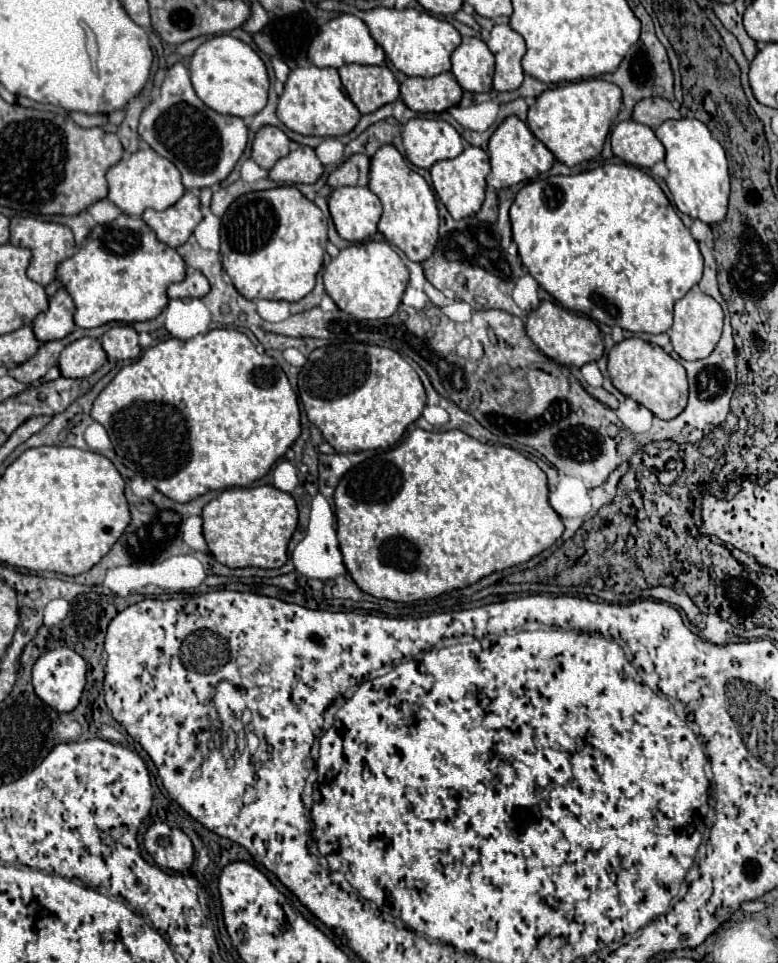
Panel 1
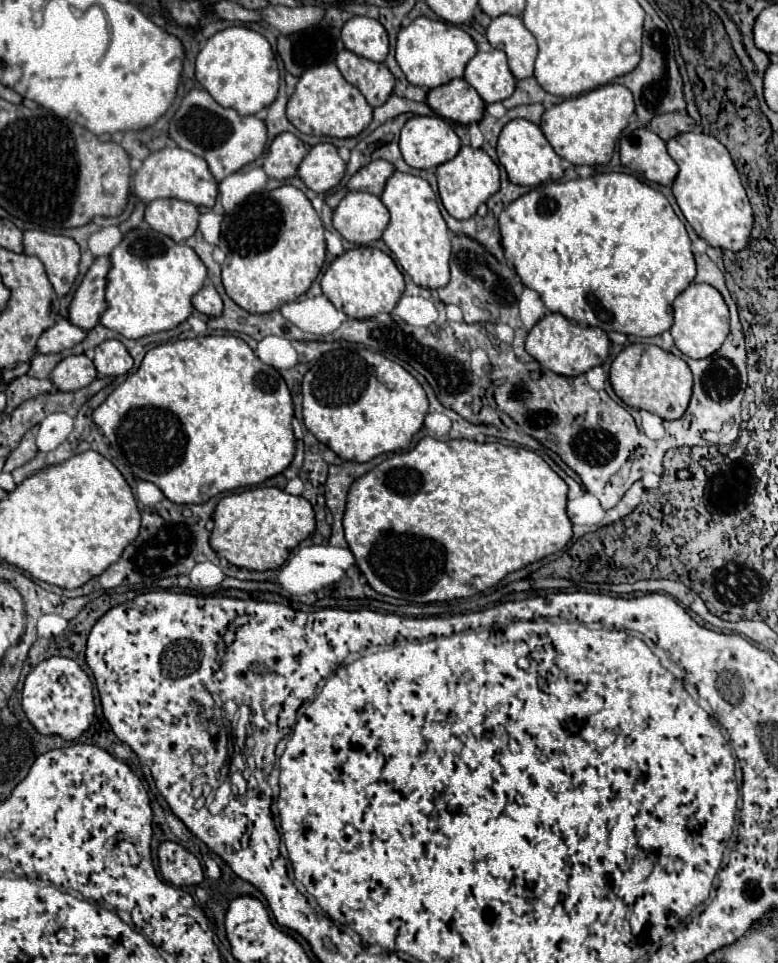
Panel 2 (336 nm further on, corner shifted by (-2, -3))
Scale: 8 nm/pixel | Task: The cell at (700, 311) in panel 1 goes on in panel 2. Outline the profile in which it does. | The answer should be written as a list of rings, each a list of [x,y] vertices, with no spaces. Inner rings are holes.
[[[691,283],[683,293],[677,295],[675,303],[675,323],[671,327],[671,335],[675,339],[677,349],[691,359],[703,359],[713,355],[729,335],[729,309],[721,297],[721,293],[707,283]]]

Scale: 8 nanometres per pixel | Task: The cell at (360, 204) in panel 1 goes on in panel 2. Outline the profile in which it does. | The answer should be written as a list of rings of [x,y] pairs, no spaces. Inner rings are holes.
[[[347,193],[333,215],[333,227],[355,245],[371,245],[381,239],[389,223],[389,211],[371,193]]]

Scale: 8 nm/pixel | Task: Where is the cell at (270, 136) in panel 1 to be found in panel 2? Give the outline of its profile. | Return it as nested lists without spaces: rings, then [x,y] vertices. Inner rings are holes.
[[[293,133],[277,135],[267,151],[263,171],[271,179],[279,179],[279,181],[295,177],[299,163],[305,159],[305,155],[307,155],[307,147],[299,137],[295,137]]]

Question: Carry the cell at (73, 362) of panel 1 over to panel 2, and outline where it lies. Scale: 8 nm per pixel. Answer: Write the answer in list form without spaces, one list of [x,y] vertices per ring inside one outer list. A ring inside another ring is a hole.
[[[71,355],[63,359],[51,373],[51,383],[59,391],[77,391],[97,377],[97,369],[87,355]]]

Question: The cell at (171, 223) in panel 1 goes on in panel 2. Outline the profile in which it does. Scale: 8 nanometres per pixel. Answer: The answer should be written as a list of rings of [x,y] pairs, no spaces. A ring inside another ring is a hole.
[[[155,199],[145,209],[145,221],[157,233],[165,233],[173,241],[189,239],[199,221],[199,209],[179,199]]]

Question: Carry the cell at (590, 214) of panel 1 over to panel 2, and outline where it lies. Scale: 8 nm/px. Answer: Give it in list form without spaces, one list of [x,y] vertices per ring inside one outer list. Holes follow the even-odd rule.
[[[597,173],[589,179],[573,179],[565,183],[543,183],[529,193],[521,195],[517,201],[513,201],[509,207],[505,207],[499,215],[499,231],[501,231],[501,245],[505,251],[505,257],[513,261],[515,273],[521,277],[525,287],[531,287],[539,293],[545,307],[553,313],[561,313],[571,321],[585,323],[591,327],[599,327],[603,331],[619,331],[625,335],[637,335],[637,337],[653,337],[665,333],[673,325],[673,301],[675,297],[693,283],[695,279],[695,259],[691,253],[691,239],[687,235],[687,229],[683,221],[675,215],[673,207],[665,199],[665,195],[657,189],[651,189],[643,181],[635,179],[627,173]]]

